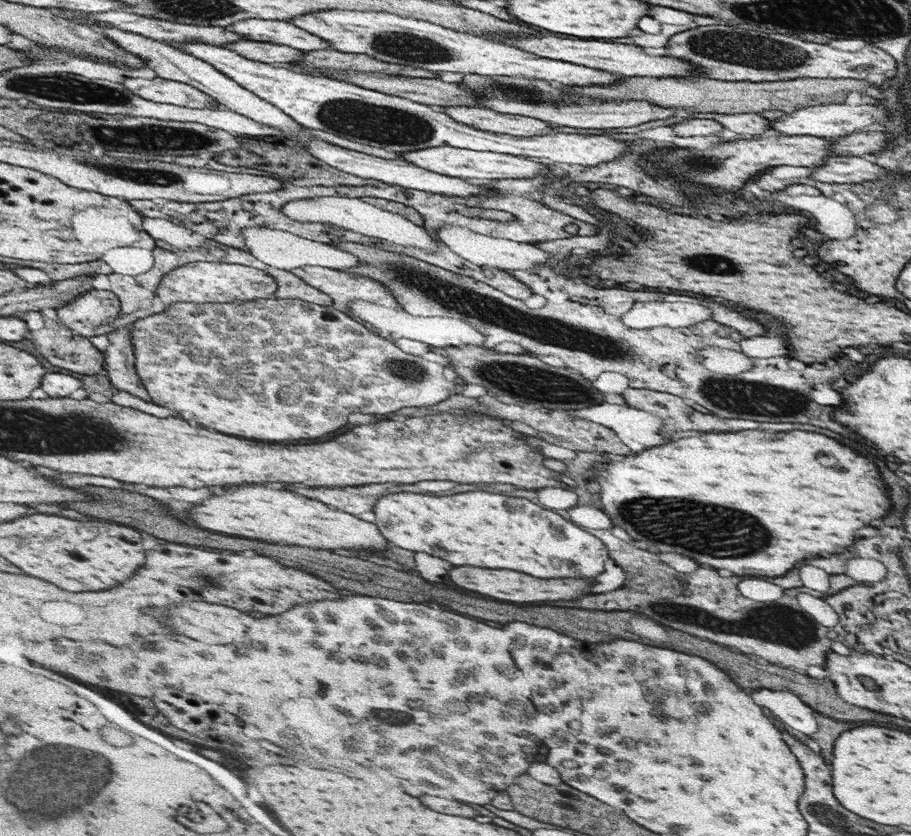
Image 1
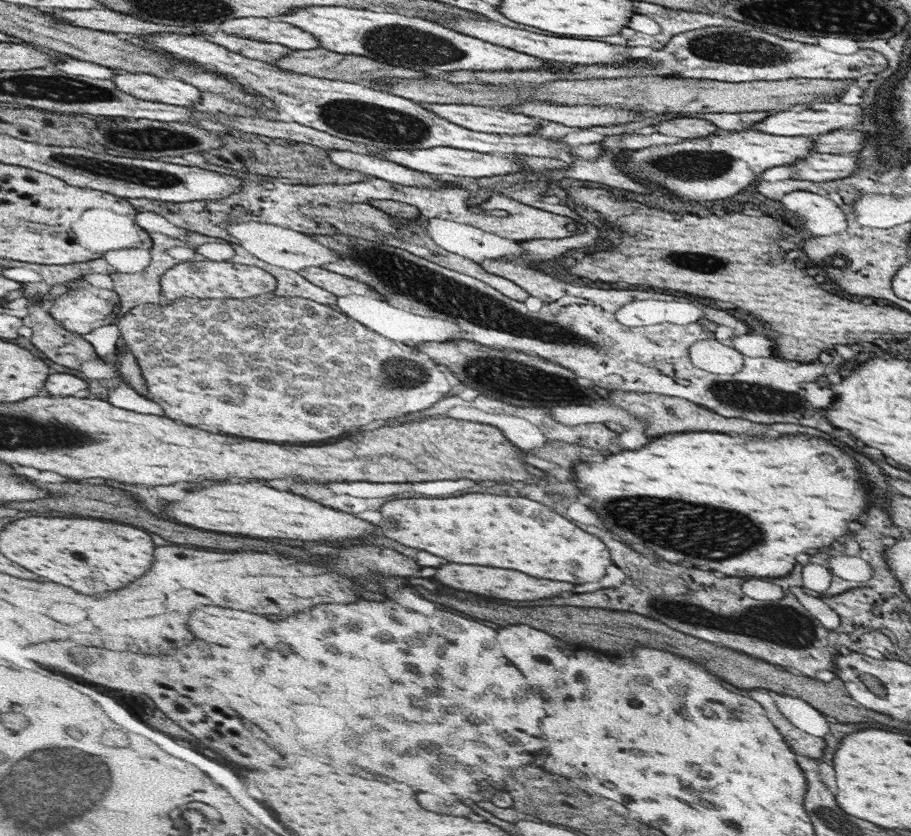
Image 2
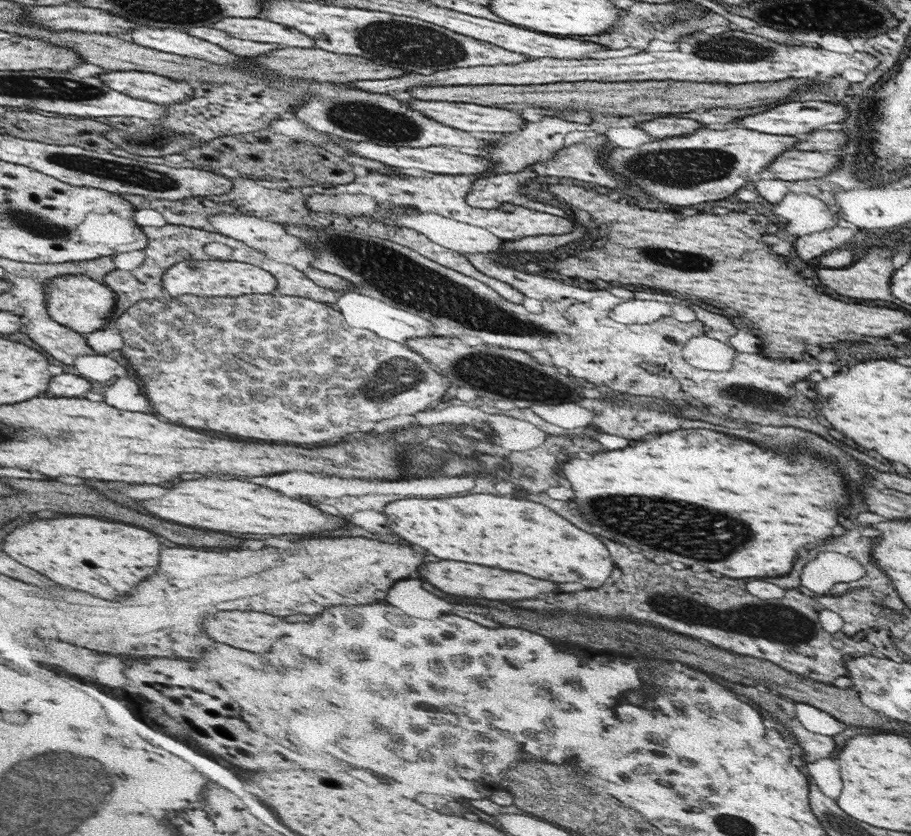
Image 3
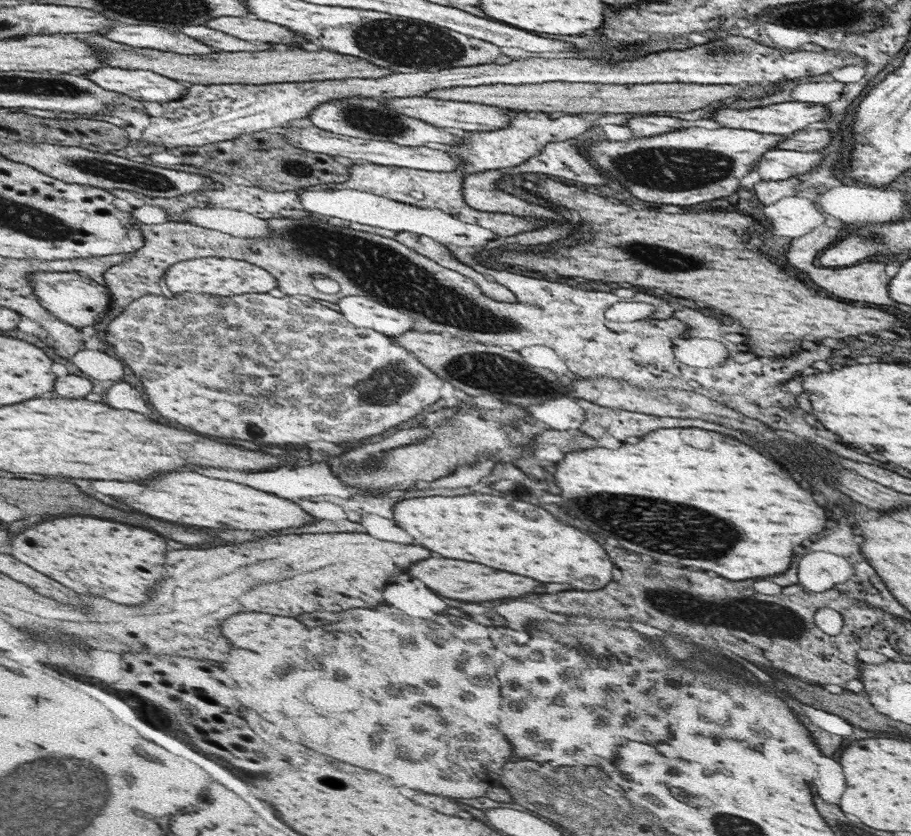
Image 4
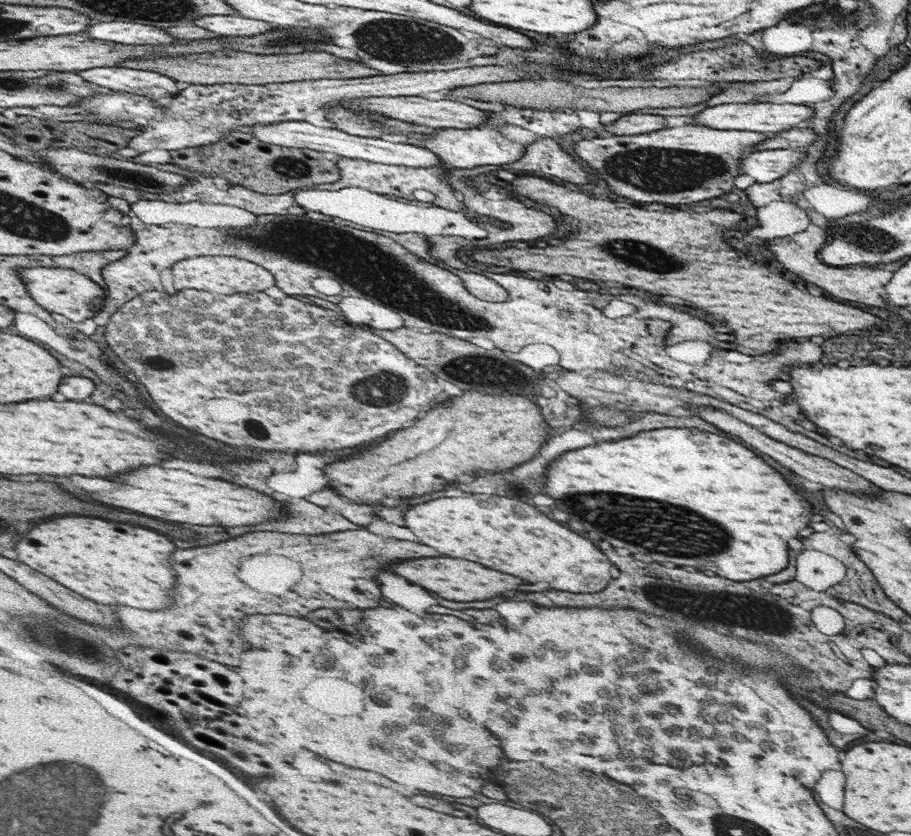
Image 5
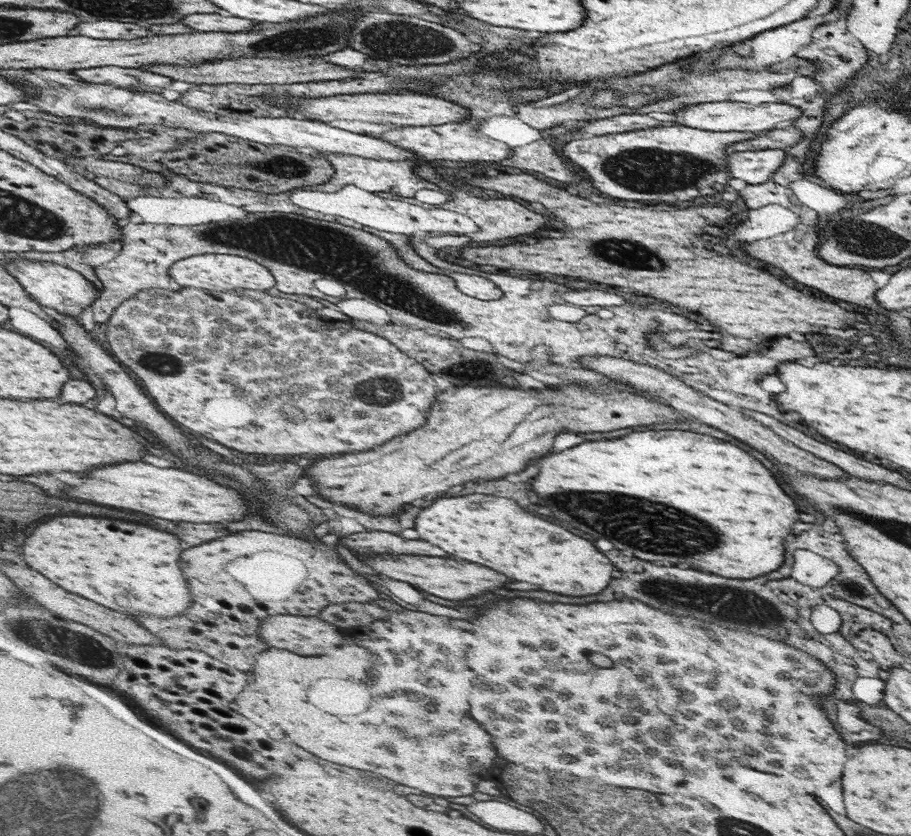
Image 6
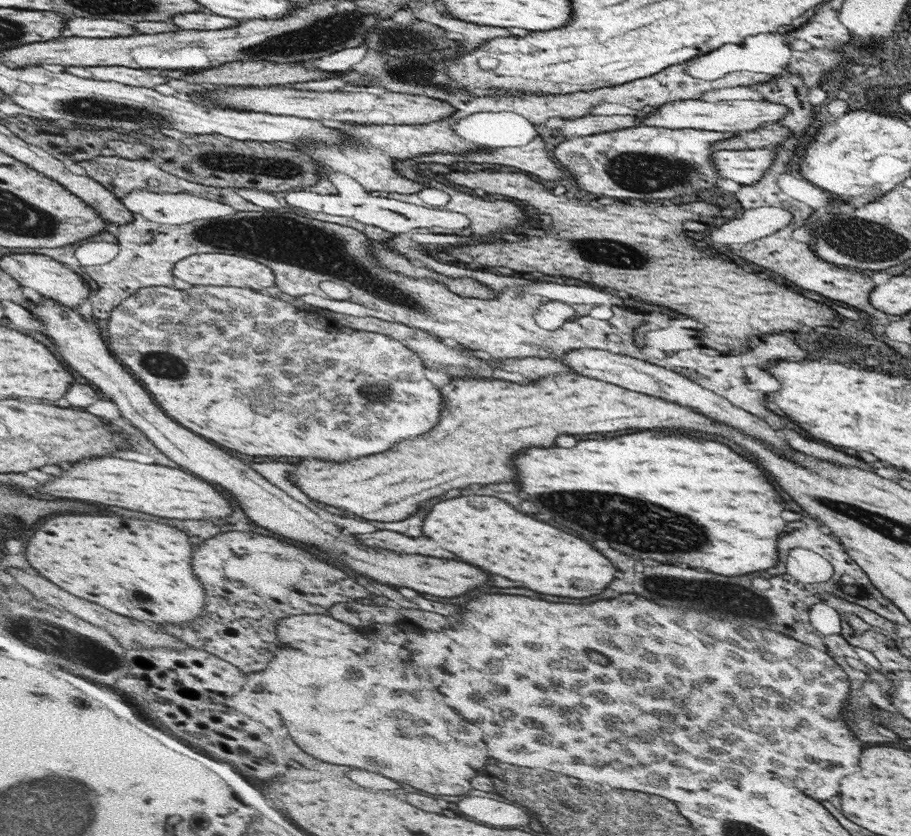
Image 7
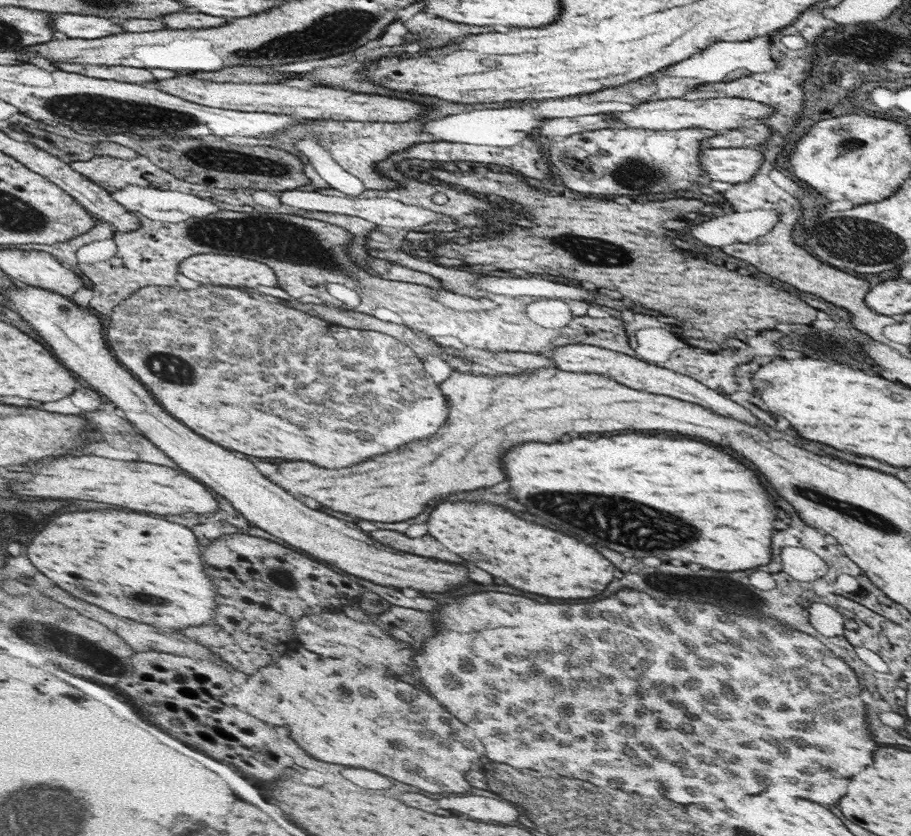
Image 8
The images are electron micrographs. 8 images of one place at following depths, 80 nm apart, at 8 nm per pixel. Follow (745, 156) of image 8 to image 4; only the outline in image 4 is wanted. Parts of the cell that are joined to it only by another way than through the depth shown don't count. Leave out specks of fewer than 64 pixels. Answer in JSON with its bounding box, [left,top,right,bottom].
[756,148,825,181]

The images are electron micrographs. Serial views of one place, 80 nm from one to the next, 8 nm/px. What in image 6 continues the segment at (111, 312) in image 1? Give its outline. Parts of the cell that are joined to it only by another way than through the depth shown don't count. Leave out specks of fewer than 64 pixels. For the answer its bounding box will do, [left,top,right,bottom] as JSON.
[5,260,98,318]

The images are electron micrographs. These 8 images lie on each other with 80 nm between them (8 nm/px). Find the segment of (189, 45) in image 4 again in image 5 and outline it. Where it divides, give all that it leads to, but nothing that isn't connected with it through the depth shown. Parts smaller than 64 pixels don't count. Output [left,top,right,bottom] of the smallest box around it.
[84,22,179,46]

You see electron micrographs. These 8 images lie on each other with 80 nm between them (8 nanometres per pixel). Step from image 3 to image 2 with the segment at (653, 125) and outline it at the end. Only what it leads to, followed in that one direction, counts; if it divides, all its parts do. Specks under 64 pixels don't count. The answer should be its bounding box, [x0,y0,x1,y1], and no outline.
[655,116,718,138]

